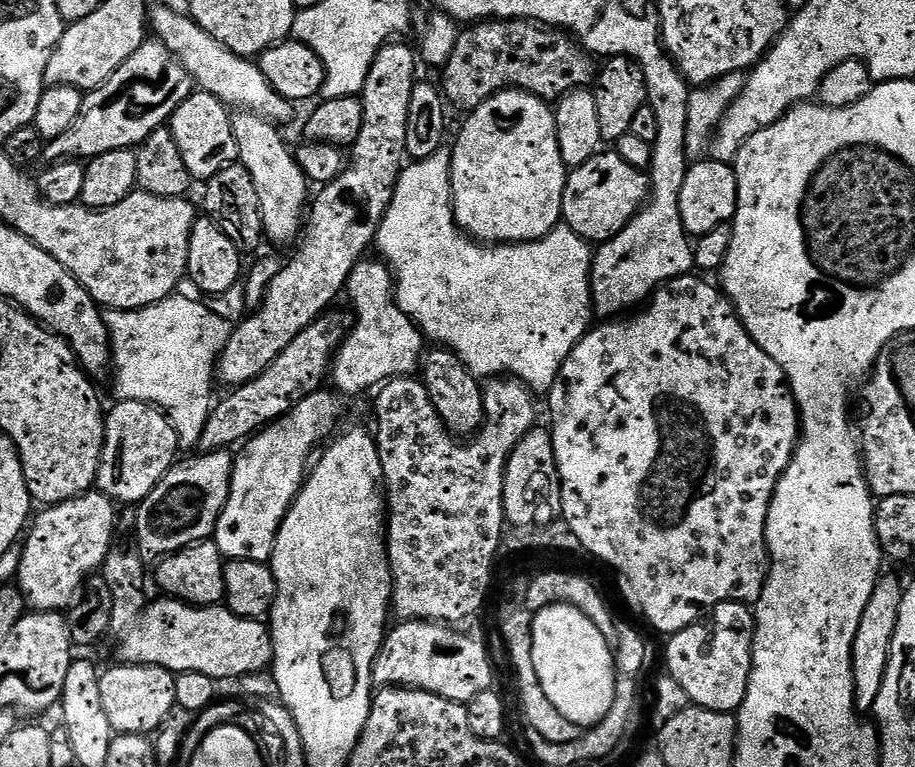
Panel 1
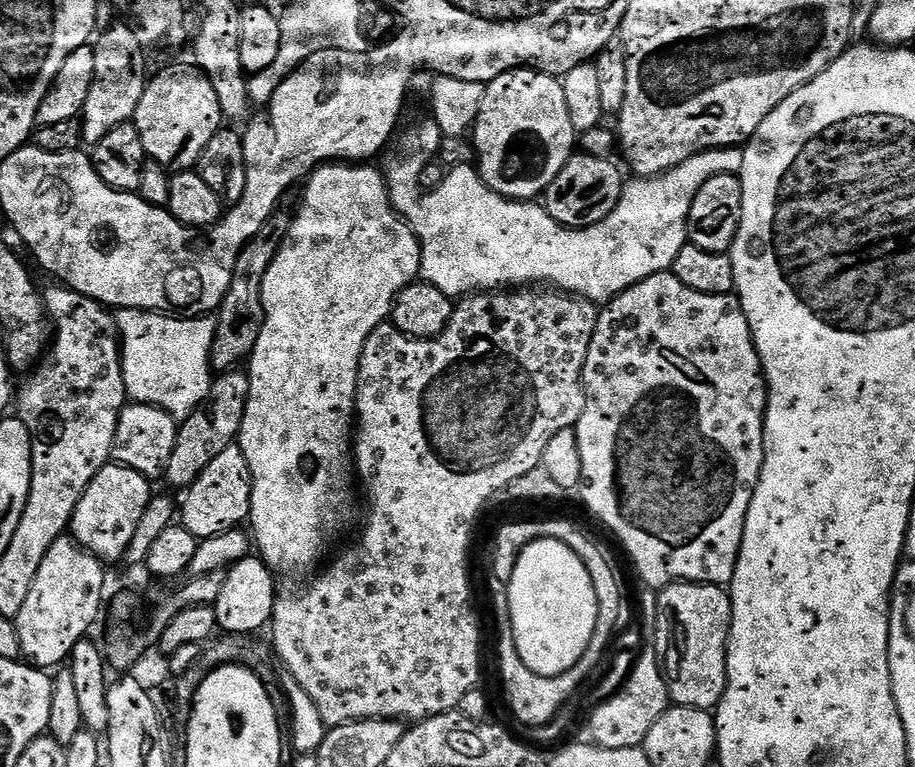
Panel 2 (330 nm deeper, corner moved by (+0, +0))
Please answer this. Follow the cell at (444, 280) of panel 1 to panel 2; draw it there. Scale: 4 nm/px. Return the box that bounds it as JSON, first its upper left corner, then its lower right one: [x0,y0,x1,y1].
[386,148,743,302]

